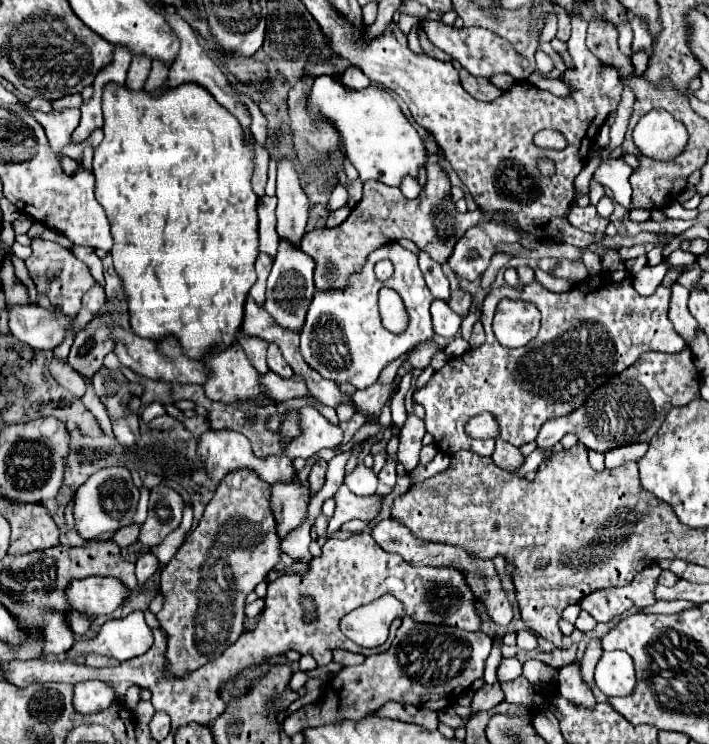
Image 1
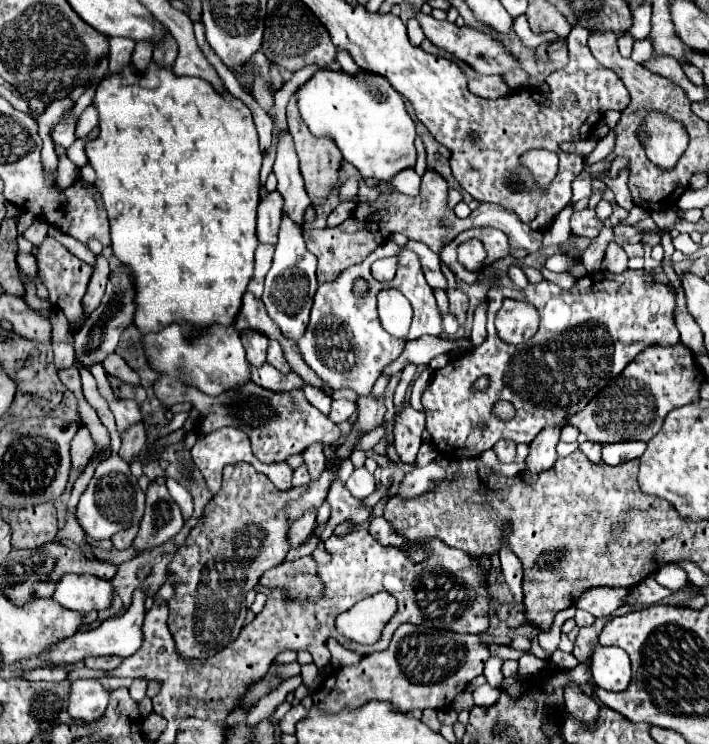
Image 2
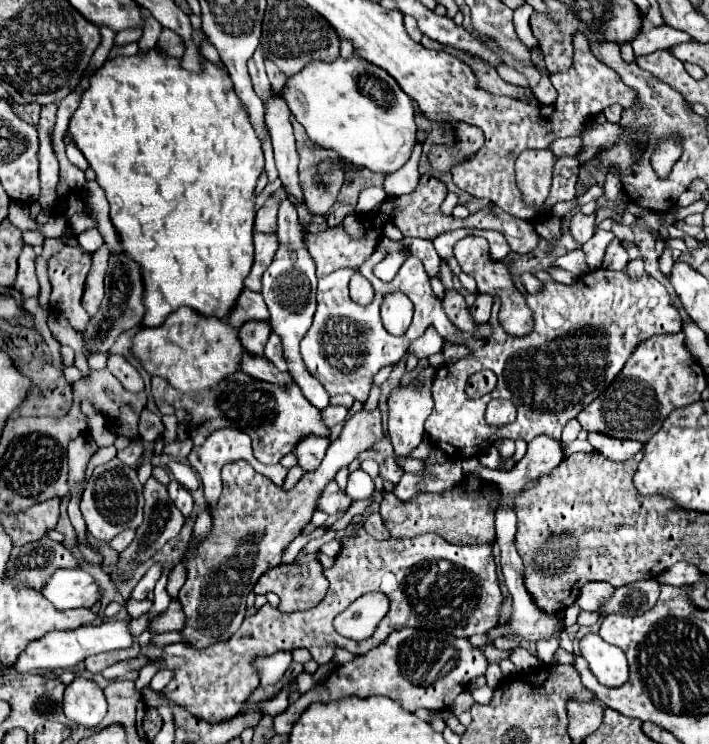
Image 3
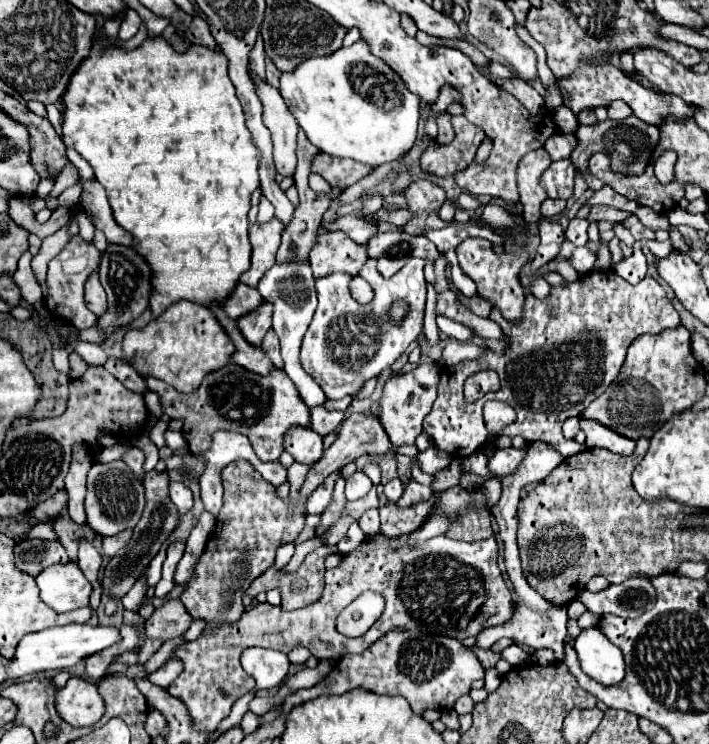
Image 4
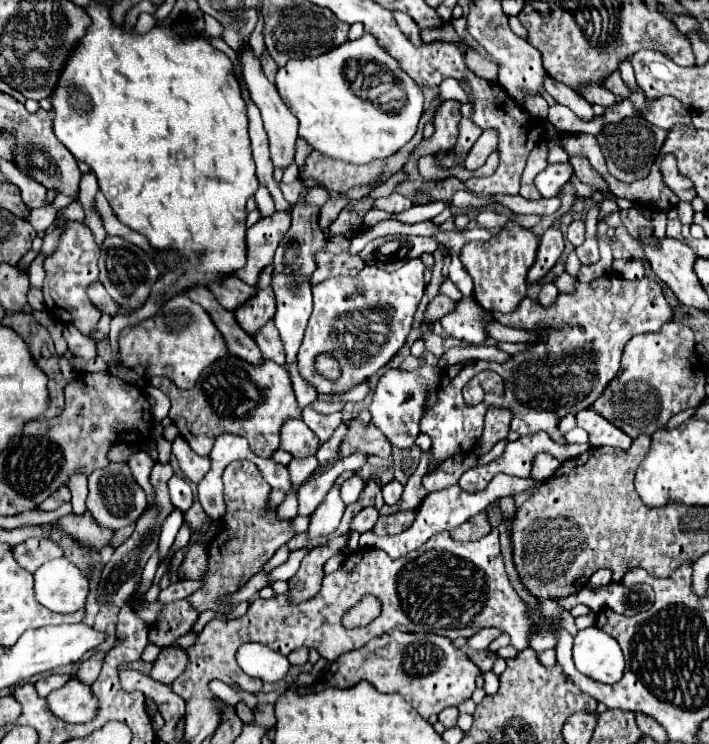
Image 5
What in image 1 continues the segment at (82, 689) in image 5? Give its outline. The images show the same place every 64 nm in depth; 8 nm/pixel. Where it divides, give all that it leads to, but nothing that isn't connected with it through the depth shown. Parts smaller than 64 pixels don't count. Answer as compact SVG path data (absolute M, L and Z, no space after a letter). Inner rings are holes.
M88 680L80 682L74 686L74 710L78 714L96 714L116 698L116 692L112 690L110 684L98 682L98 680Z

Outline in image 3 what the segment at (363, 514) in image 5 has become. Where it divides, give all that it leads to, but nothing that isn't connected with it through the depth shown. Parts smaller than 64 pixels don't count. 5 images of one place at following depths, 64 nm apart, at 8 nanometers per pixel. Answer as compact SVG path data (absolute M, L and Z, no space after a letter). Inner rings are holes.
M378 512L370 514L370 516L362 522L362 528L364 528L368 534L372 534L376 540L388 540L388 538L390 538L388 532L386 532L386 528L382 526L382 518L380 518Z

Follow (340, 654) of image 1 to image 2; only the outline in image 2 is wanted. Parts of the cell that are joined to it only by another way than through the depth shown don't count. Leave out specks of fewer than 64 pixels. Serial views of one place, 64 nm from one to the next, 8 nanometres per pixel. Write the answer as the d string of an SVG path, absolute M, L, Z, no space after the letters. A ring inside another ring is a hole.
M333 638L328 640L327 646L331 653L331 664L335 668L354 665L360 662L360 660L362 659L361 655L344 648Z

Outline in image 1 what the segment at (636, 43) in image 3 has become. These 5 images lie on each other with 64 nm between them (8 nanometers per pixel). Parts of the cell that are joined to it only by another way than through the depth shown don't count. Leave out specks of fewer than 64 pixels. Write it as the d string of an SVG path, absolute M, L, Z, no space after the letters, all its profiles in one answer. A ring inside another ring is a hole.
M638 50L632 54L631 61L634 64L636 75L643 74L648 67L648 54Z

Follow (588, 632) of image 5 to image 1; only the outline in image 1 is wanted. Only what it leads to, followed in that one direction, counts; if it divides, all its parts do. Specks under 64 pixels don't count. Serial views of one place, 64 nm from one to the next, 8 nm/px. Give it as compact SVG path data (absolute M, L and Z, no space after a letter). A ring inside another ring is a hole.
M622 650L604 652L596 664L594 676L596 676L596 686L606 696L626 696L628 692L632 692L636 682L632 658Z

